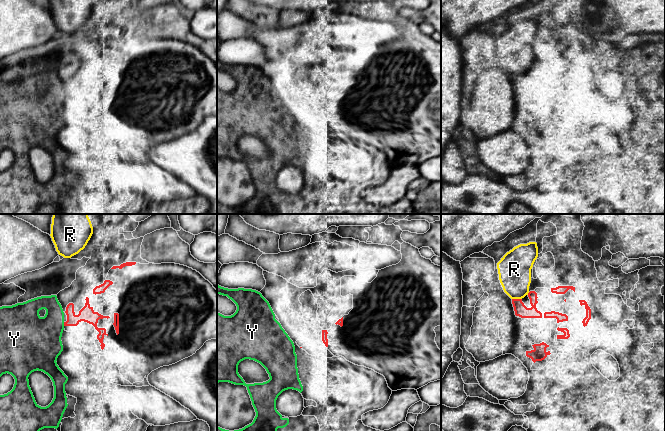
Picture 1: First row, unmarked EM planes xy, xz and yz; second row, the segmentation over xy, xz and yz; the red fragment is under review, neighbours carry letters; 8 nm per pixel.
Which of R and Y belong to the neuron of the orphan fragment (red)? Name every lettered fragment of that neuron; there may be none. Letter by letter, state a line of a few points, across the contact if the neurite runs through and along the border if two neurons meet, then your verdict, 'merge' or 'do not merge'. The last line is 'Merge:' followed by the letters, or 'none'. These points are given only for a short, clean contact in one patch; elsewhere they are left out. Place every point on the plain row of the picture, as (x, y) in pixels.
R: do not merge
Y: line xy (63, 98), (64, 101); do not merge
Merge: none

